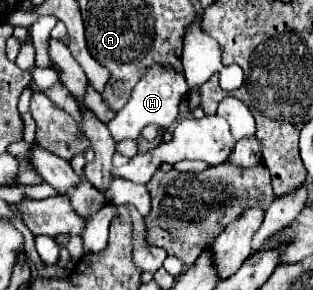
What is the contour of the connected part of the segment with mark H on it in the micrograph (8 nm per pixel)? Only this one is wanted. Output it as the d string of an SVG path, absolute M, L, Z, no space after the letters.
M152 66L152 70L148 70L148 74L134 86L132 96L128 100L128 104L106 124L114 142L122 142L122 140L136 140L142 132L144 126L148 124L156 124L164 130L162 140L170 140L170 126L176 122L178 118L178 110L180 110L180 102L186 98L186 80L182 74L178 74L176 70L172 70L170 66Z

